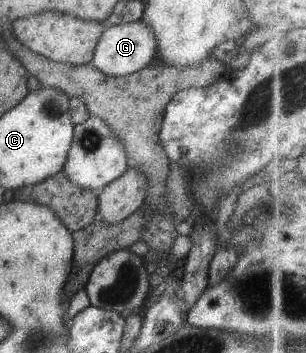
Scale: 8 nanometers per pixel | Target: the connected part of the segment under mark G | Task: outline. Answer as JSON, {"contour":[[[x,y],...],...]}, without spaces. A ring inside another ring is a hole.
{"contour":[[[136,19],[129,23],[106,26],[95,44],[90,64],[108,76],[124,76],[145,67],[155,55],[156,45],[152,29]]]}

